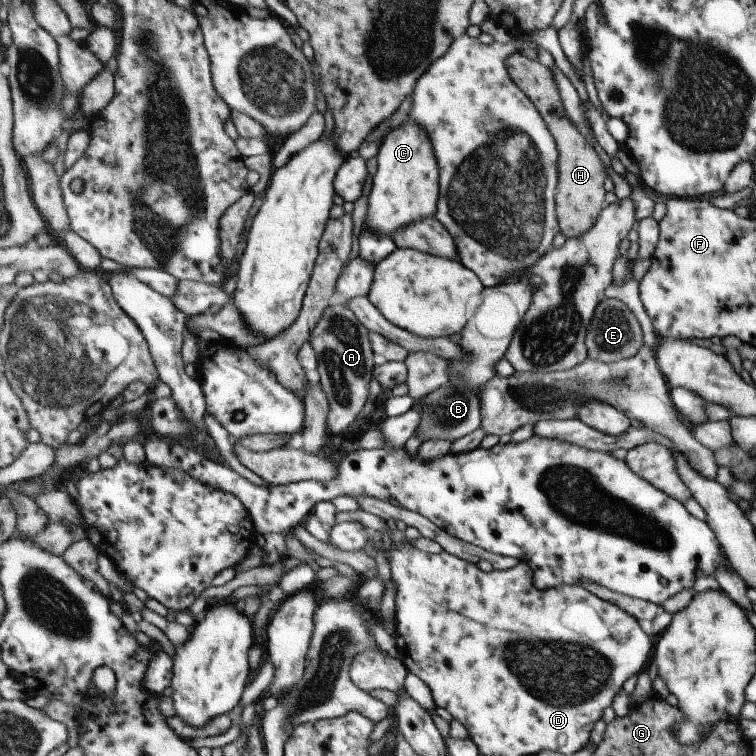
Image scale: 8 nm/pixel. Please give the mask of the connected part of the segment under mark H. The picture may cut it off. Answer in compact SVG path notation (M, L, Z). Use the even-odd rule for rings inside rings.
M520 52L513 54L507 62L511 78L515 84L529 96L535 106L541 111L554 134L559 148L559 188L556 202L558 203L558 221L562 234L569 240L581 238L587 234L602 216L605 209L606 181L609 179L605 164L601 162L595 148L589 140L579 132L579 128L567 118L561 92L557 86L553 69L541 64L539 60L532 60Z

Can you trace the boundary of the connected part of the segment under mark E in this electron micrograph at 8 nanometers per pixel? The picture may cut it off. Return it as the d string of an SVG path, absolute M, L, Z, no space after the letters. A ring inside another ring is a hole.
M604 298L599 302L599 308L595 311L594 320L586 338L591 358L609 364L627 360L639 354L644 342L644 330L641 322L626 301L617 298Z

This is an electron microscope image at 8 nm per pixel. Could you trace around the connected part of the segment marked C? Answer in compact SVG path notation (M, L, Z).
M411 118L393 128L375 156L378 169L368 195L368 211L363 225L367 230L394 235L421 218L435 217L441 197L438 155L431 136Z

